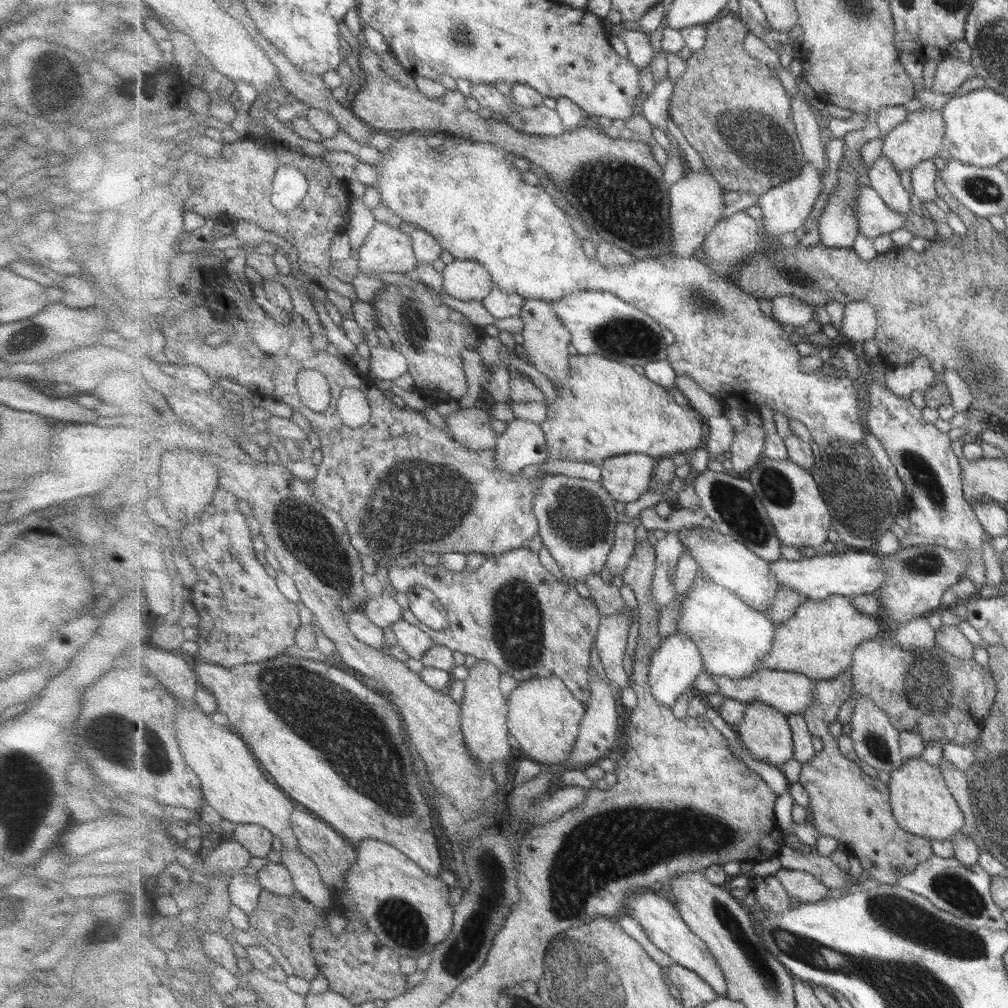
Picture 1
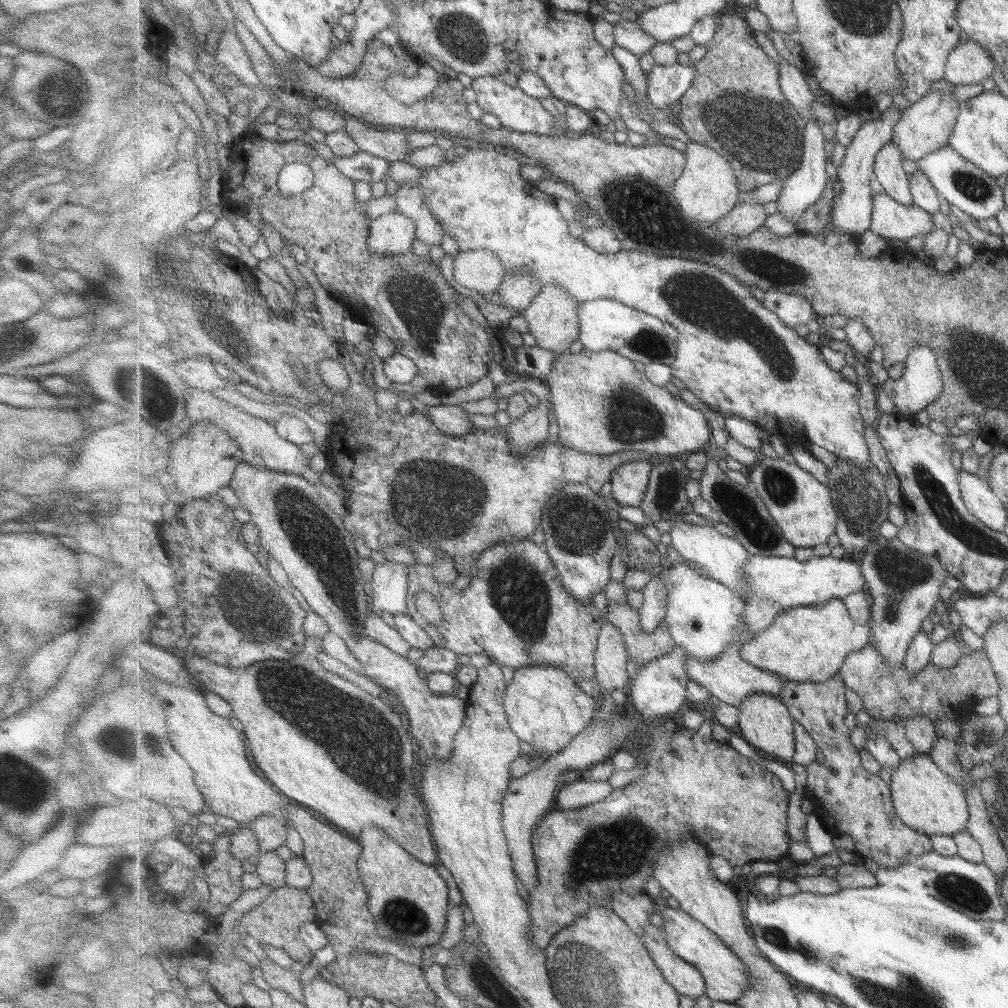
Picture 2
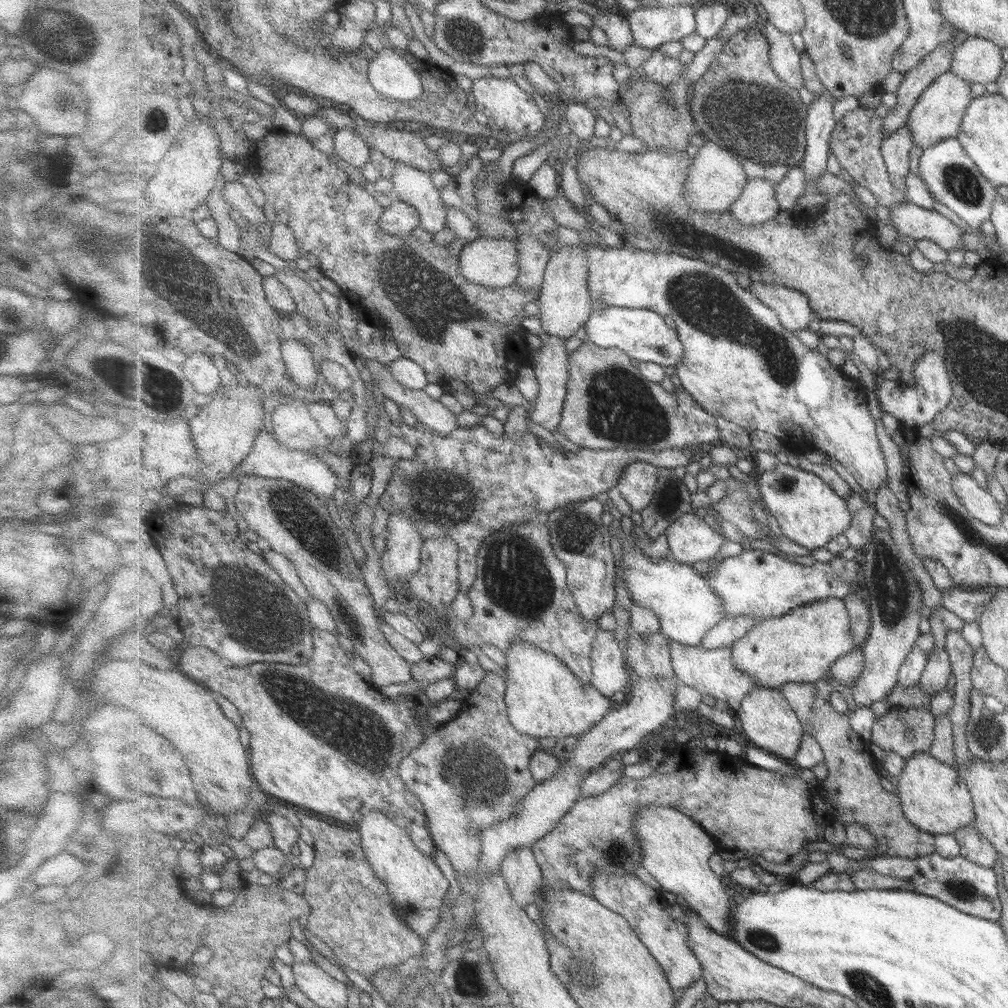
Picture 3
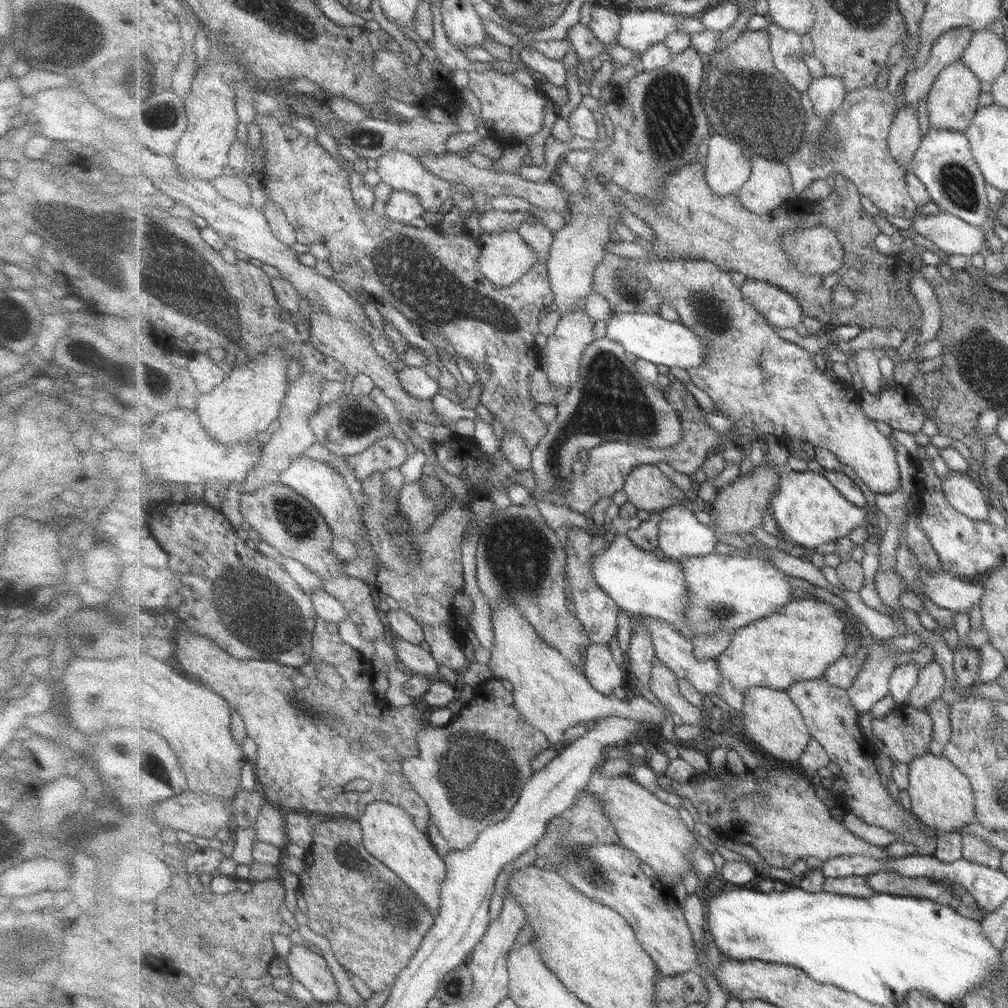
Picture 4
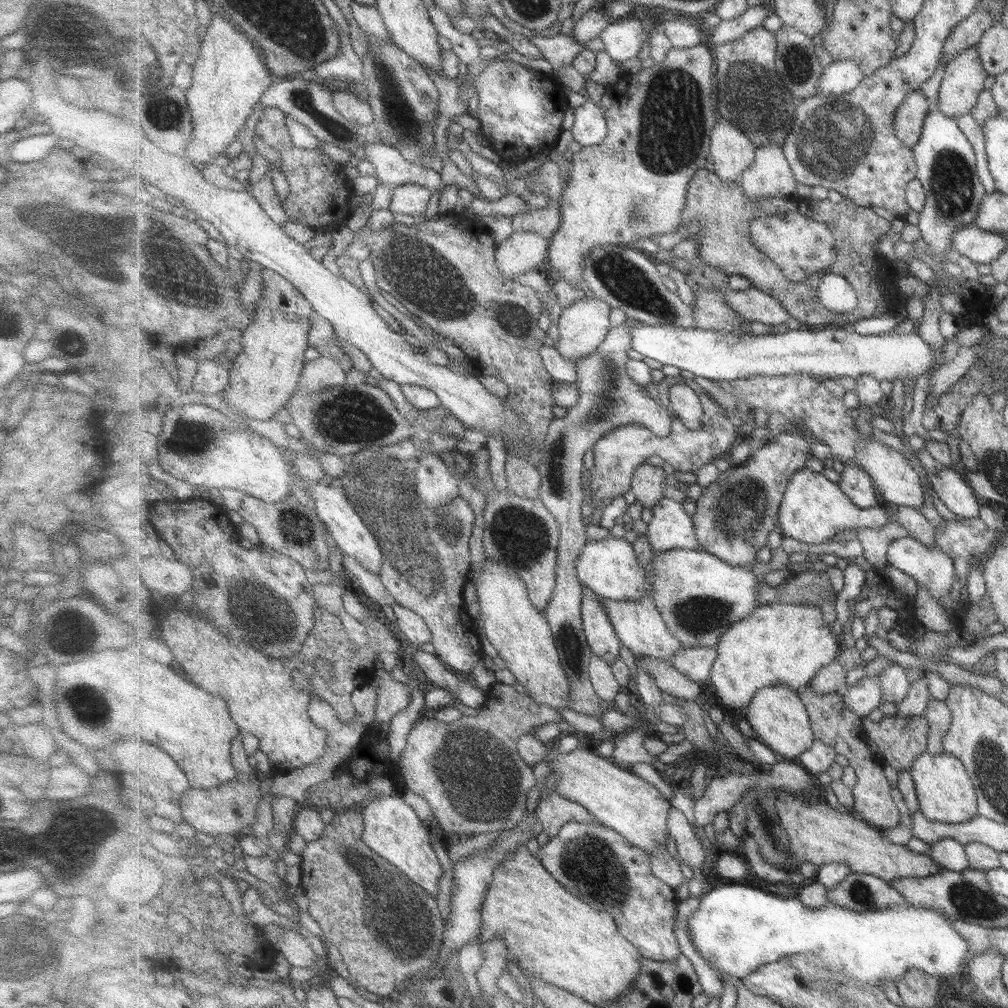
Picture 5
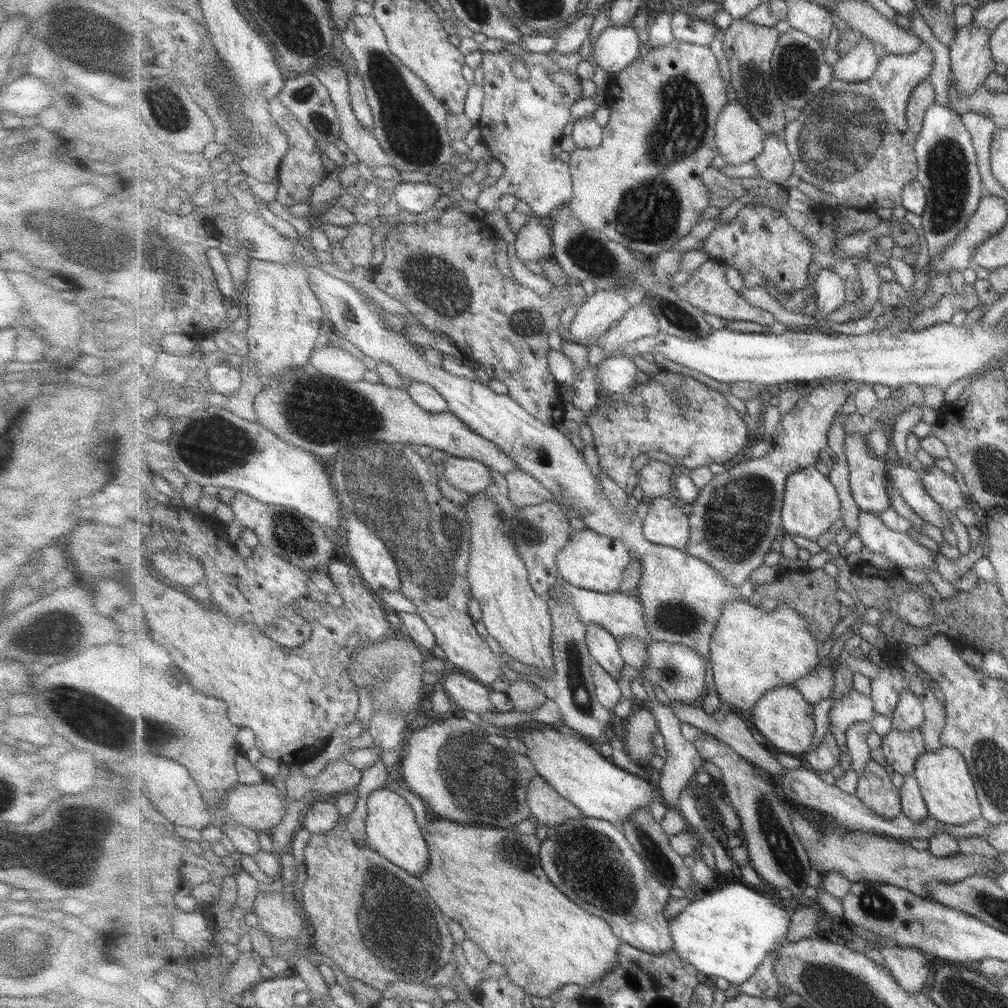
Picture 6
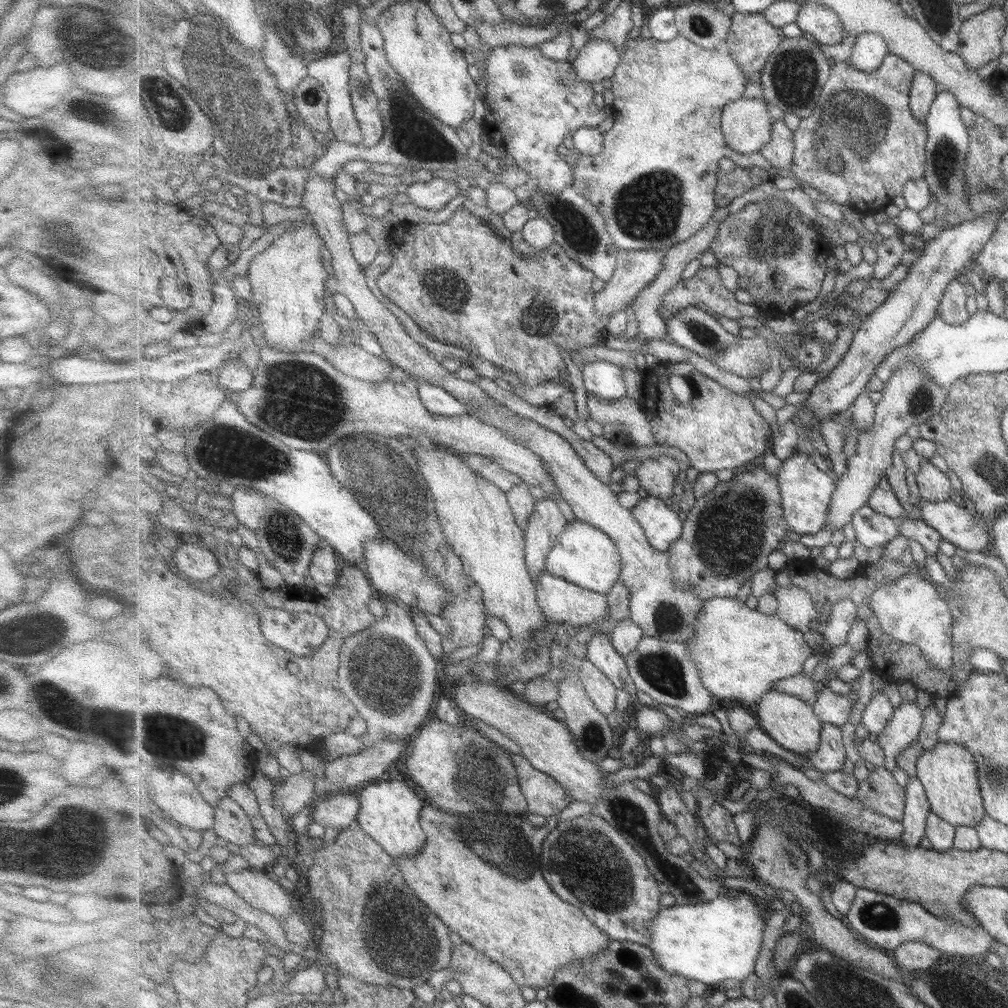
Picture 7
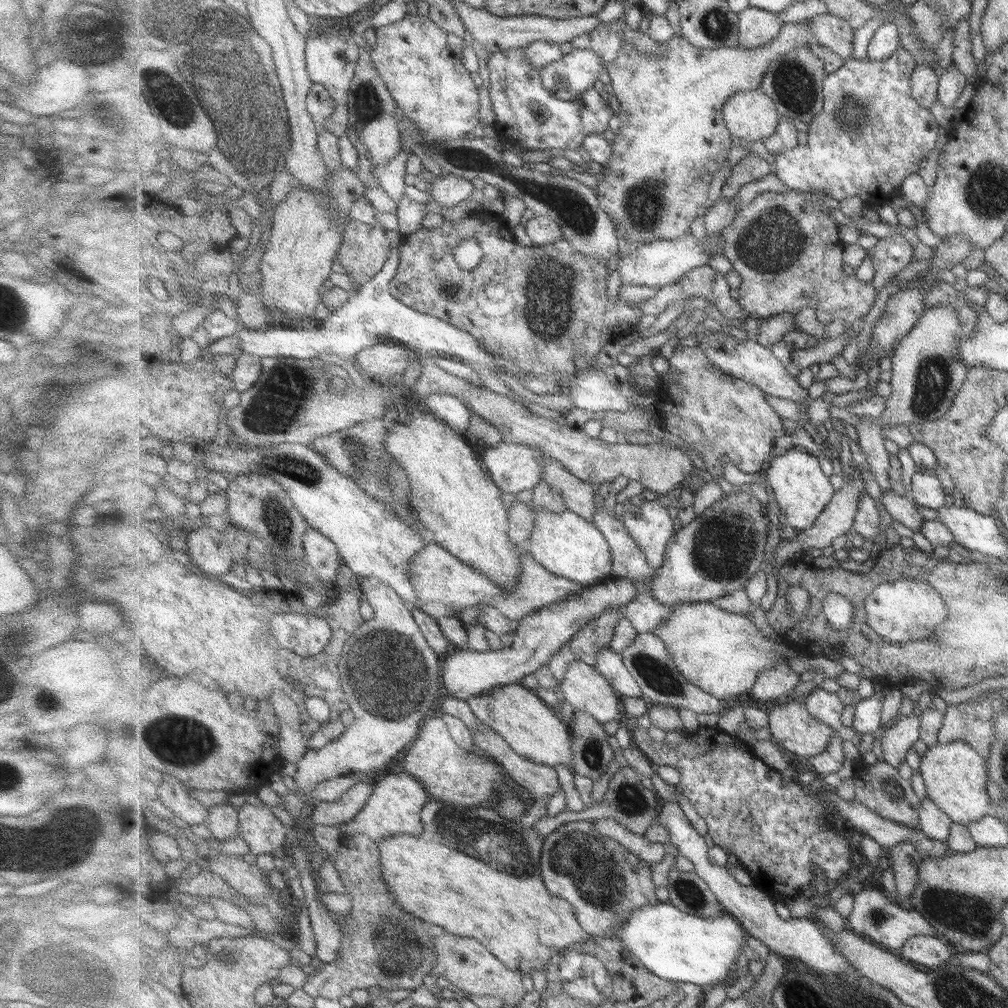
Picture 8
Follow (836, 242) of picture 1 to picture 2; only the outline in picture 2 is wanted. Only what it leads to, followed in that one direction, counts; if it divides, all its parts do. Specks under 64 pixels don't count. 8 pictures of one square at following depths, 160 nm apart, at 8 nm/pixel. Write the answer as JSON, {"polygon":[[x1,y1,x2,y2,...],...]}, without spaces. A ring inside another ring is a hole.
{"polygon":[[894,105,889,106,886,111,881,113,879,119,865,122,855,135,853,142,845,148,844,159,837,167,838,180,842,184,842,194,835,197,830,219,835,226,835,234,839,232,839,234,845,234,845,236,851,236,851,238,858,238,861,234,870,230,874,192,871,190,869,182,876,176,874,171,876,156,881,148,892,142,897,123,901,120,903,113,904,109]]}

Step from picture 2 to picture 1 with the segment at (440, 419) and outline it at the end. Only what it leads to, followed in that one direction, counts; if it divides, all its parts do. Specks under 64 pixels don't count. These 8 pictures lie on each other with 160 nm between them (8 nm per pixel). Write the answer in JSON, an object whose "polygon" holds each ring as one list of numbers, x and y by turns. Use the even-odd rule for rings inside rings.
{"polygon":[[458,408,445,417,447,431,463,446,478,451,495,450,498,436,493,430,489,410]]}

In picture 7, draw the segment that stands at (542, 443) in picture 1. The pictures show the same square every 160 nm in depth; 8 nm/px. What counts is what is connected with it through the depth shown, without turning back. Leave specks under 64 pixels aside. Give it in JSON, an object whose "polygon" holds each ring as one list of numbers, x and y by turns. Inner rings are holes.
{"polygon":[[620,250,617,260,617,270,615,270,613,278,595,296,595,306,598,308,598,313,610,316,611,318,614,312,624,309,628,304,631,304,644,289,647,289,651,283,655,282,655,279,659,277,659,273,663,271,665,252,667,251]]}

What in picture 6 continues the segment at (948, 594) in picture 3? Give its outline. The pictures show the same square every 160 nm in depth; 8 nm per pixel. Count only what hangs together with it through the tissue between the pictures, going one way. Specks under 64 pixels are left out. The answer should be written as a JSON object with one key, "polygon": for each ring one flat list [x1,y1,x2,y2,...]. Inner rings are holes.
{"polygon":[[859,509,859,526,858,537,862,540,864,546,870,550,870,554,882,554,887,559,892,561,894,569,914,568,923,569,928,572,929,569,936,570,935,559,939,556,939,552,929,550,926,546,919,544,911,534,891,530,883,519,876,513,870,513]]}

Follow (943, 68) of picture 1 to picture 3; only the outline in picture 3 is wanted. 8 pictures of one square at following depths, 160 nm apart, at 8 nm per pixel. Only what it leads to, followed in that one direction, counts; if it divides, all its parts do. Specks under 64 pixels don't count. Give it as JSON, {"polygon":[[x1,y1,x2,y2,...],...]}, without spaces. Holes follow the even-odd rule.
{"polygon":[[969,37,955,49,950,72,972,84,989,84,1002,76,1005,64,997,43,991,39]]}

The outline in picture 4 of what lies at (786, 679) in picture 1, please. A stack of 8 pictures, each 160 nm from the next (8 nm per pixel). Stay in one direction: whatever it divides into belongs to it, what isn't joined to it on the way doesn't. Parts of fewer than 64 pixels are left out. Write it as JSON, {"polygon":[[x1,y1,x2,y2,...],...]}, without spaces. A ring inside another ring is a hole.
{"polygon":[[644,617,644,628,652,636,656,658,658,658,659,662,668,666,677,675,678,679,691,681,697,691,705,696,721,698,743,716,745,695,737,690,737,687,733,687,731,682,721,674,717,658,699,660,695,653,695,640,684,635,677,627,665,622,663,619]]}

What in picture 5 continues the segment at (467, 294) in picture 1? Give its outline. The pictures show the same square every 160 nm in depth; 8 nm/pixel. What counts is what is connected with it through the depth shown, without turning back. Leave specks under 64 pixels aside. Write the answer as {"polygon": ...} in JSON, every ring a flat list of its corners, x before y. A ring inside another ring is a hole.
{"polygon":[[513,232,513,235,503,243,497,244,495,262,501,267,501,274,511,280,529,270,545,268,549,257,550,239,543,238,535,232]]}

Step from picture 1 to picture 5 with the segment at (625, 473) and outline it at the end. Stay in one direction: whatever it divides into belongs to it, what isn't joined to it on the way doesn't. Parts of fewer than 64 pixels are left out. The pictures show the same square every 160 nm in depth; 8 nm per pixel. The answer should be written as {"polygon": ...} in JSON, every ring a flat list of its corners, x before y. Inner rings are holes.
{"polygon":[[639,464,637,470,633,472,631,492,635,494,636,500,641,505,651,509,663,500,665,484,667,476,662,467]]}

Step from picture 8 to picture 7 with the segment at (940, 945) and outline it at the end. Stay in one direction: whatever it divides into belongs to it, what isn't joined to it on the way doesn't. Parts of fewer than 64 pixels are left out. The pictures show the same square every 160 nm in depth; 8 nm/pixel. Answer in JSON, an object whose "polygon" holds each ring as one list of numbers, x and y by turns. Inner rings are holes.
{"polygon":[[908,942,894,952,895,962,902,966,901,970,911,972,911,974,931,968,941,958,942,953,938,948,933,948,924,942]]}

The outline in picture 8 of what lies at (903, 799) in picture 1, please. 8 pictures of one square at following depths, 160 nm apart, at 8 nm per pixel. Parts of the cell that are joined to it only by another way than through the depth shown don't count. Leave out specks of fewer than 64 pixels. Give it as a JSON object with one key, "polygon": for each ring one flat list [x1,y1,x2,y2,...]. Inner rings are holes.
{"polygon":[[957,741,930,747,923,758,920,774,924,778,928,797,952,818,954,824,969,826,985,815,994,814,988,790,990,777,987,763,969,743]]}

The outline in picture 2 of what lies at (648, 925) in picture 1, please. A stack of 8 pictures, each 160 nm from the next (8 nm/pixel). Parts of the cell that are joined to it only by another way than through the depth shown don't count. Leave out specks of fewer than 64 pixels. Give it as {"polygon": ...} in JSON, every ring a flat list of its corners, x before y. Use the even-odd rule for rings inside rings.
{"polygon":[[658,902,657,913,662,915,665,924,661,926,666,934,670,947,687,962,693,963,695,968,706,979,706,995,713,1001,736,1003,752,985,749,968,719,935,709,930,699,919,679,908,671,908,664,902]]}

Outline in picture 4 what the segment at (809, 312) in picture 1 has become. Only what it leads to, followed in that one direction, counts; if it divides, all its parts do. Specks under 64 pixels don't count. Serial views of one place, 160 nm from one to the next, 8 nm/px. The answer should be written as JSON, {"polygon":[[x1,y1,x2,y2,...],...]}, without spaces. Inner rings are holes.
{"polygon":[[748,279,741,288,743,297,779,328,795,328,805,318,802,304,790,292,770,283]]}

